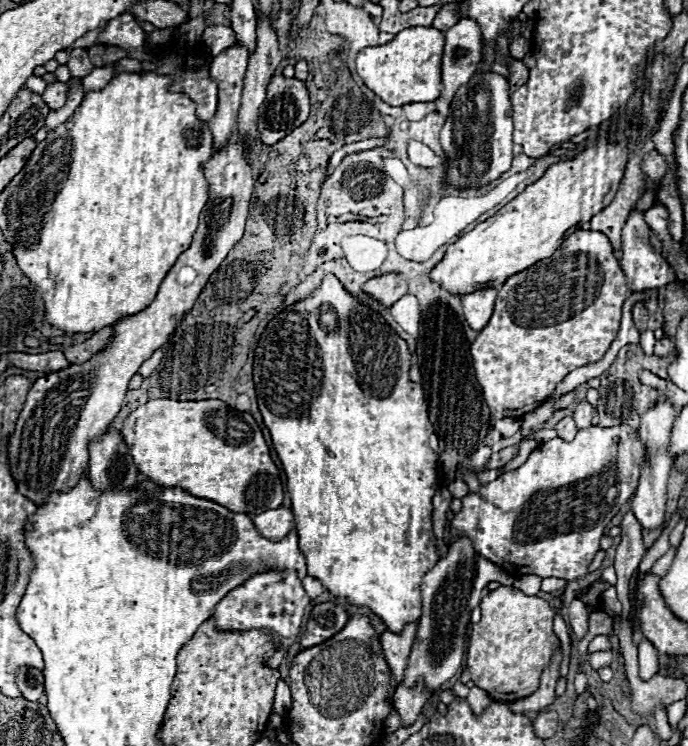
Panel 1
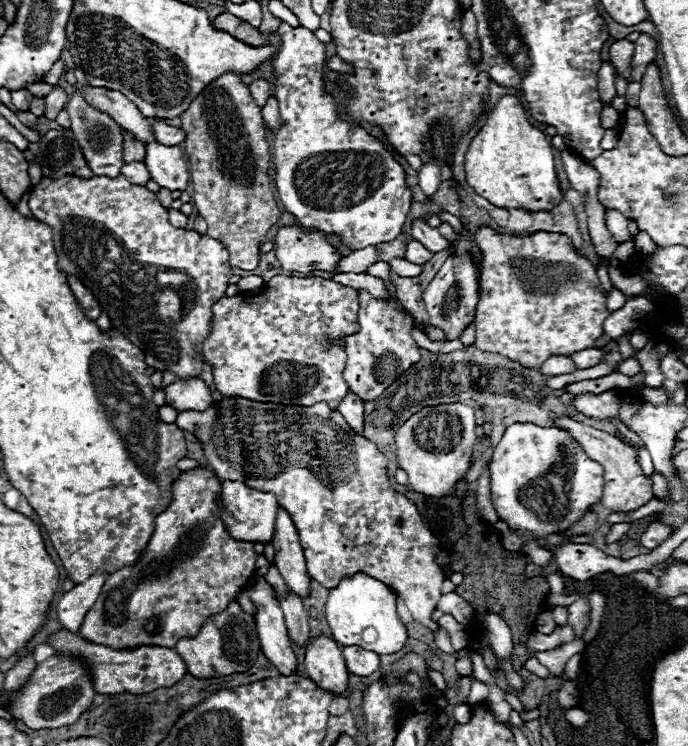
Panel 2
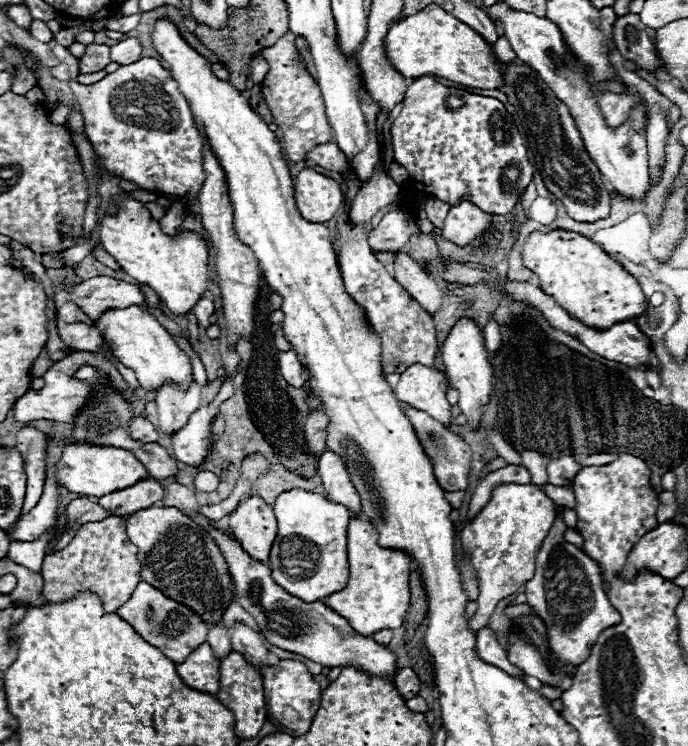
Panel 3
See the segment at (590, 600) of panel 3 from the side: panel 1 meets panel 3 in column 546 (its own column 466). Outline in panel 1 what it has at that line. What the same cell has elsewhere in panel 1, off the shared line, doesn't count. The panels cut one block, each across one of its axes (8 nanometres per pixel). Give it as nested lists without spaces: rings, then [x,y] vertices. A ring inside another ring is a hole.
[[[462,536],[448,546],[444,558],[436,562],[434,568],[426,572],[420,584],[422,592],[422,614],[418,620],[418,630],[414,638],[414,646],[408,658],[408,668],[404,674],[404,684],[408,688],[418,684],[418,678],[424,680],[428,692],[434,692],[450,678],[454,678],[462,670],[464,646],[466,646],[466,628],[470,624],[470,612],[480,604],[482,590],[488,582],[500,582],[510,586],[514,578],[504,572],[500,566],[480,556],[470,538]]]

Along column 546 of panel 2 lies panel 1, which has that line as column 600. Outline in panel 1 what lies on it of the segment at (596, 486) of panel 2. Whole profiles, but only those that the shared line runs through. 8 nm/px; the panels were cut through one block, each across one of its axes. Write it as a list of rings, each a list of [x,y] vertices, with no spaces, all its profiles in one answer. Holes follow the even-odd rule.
[[[626,424],[614,428],[592,426],[578,430],[572,442],[552,438],[540,444],[520,468],[500,474],[496,480],[480,486],[478,492],[462,498],[462,510],[452,520],[454,540],[470,536],[478,554],[502,566],[512,576],[536,574],[540,578],[562,580],[584,578],[588,564],[600,550],[600,538],[606,524],[636,492],[642,460],[644,446],[640,436]]]

